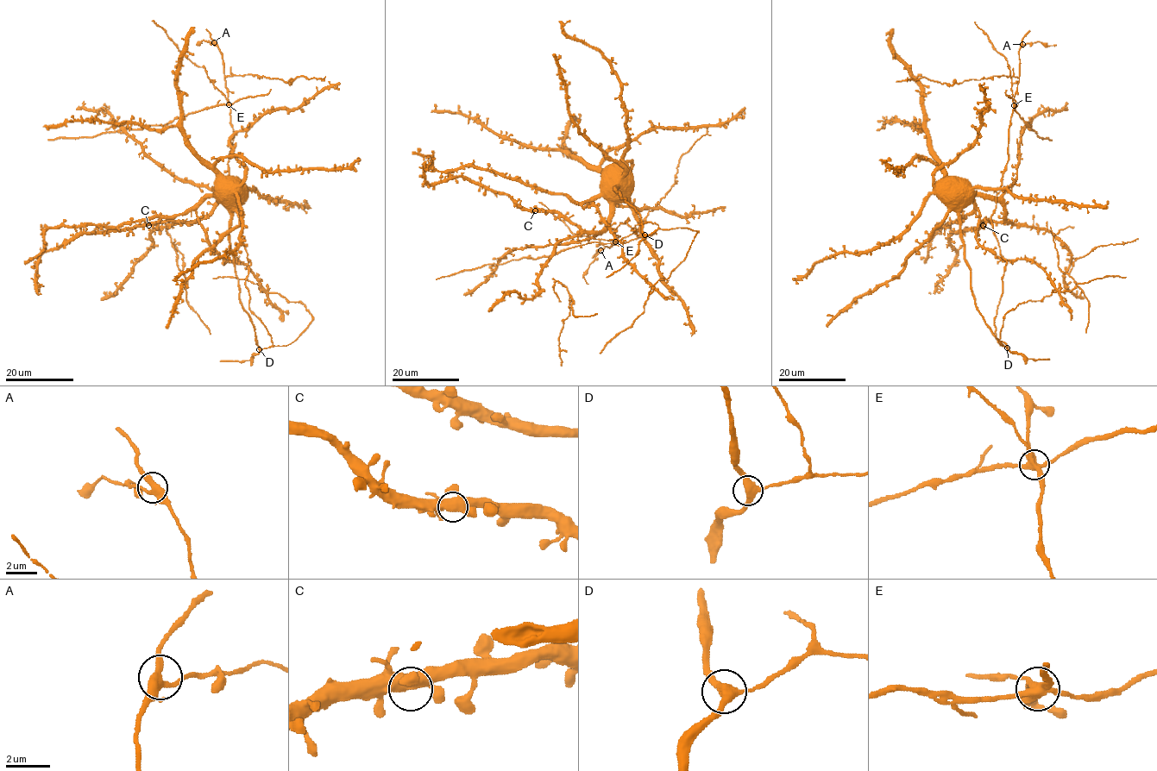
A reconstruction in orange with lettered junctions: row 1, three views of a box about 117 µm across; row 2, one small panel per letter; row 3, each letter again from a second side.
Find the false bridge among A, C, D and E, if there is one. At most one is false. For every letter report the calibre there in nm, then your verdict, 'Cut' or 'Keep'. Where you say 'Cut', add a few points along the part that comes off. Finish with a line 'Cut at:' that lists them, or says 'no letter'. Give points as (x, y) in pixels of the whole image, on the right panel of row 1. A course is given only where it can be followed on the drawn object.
A: Thickness 360 nm. Keep
C: Thickness 480 nm. Keep
D: Thickness 400 nm. Keep
E: Thickness 400 nm. Cut. Course of the part to remove: (1014, 105), (1030, 129), (1037, 132), (1039, 137), (1052, 141)
Cut at: E

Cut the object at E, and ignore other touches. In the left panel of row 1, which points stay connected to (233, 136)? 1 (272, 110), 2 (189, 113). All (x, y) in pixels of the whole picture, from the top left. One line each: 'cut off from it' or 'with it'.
1: with it
2: cut off from it

